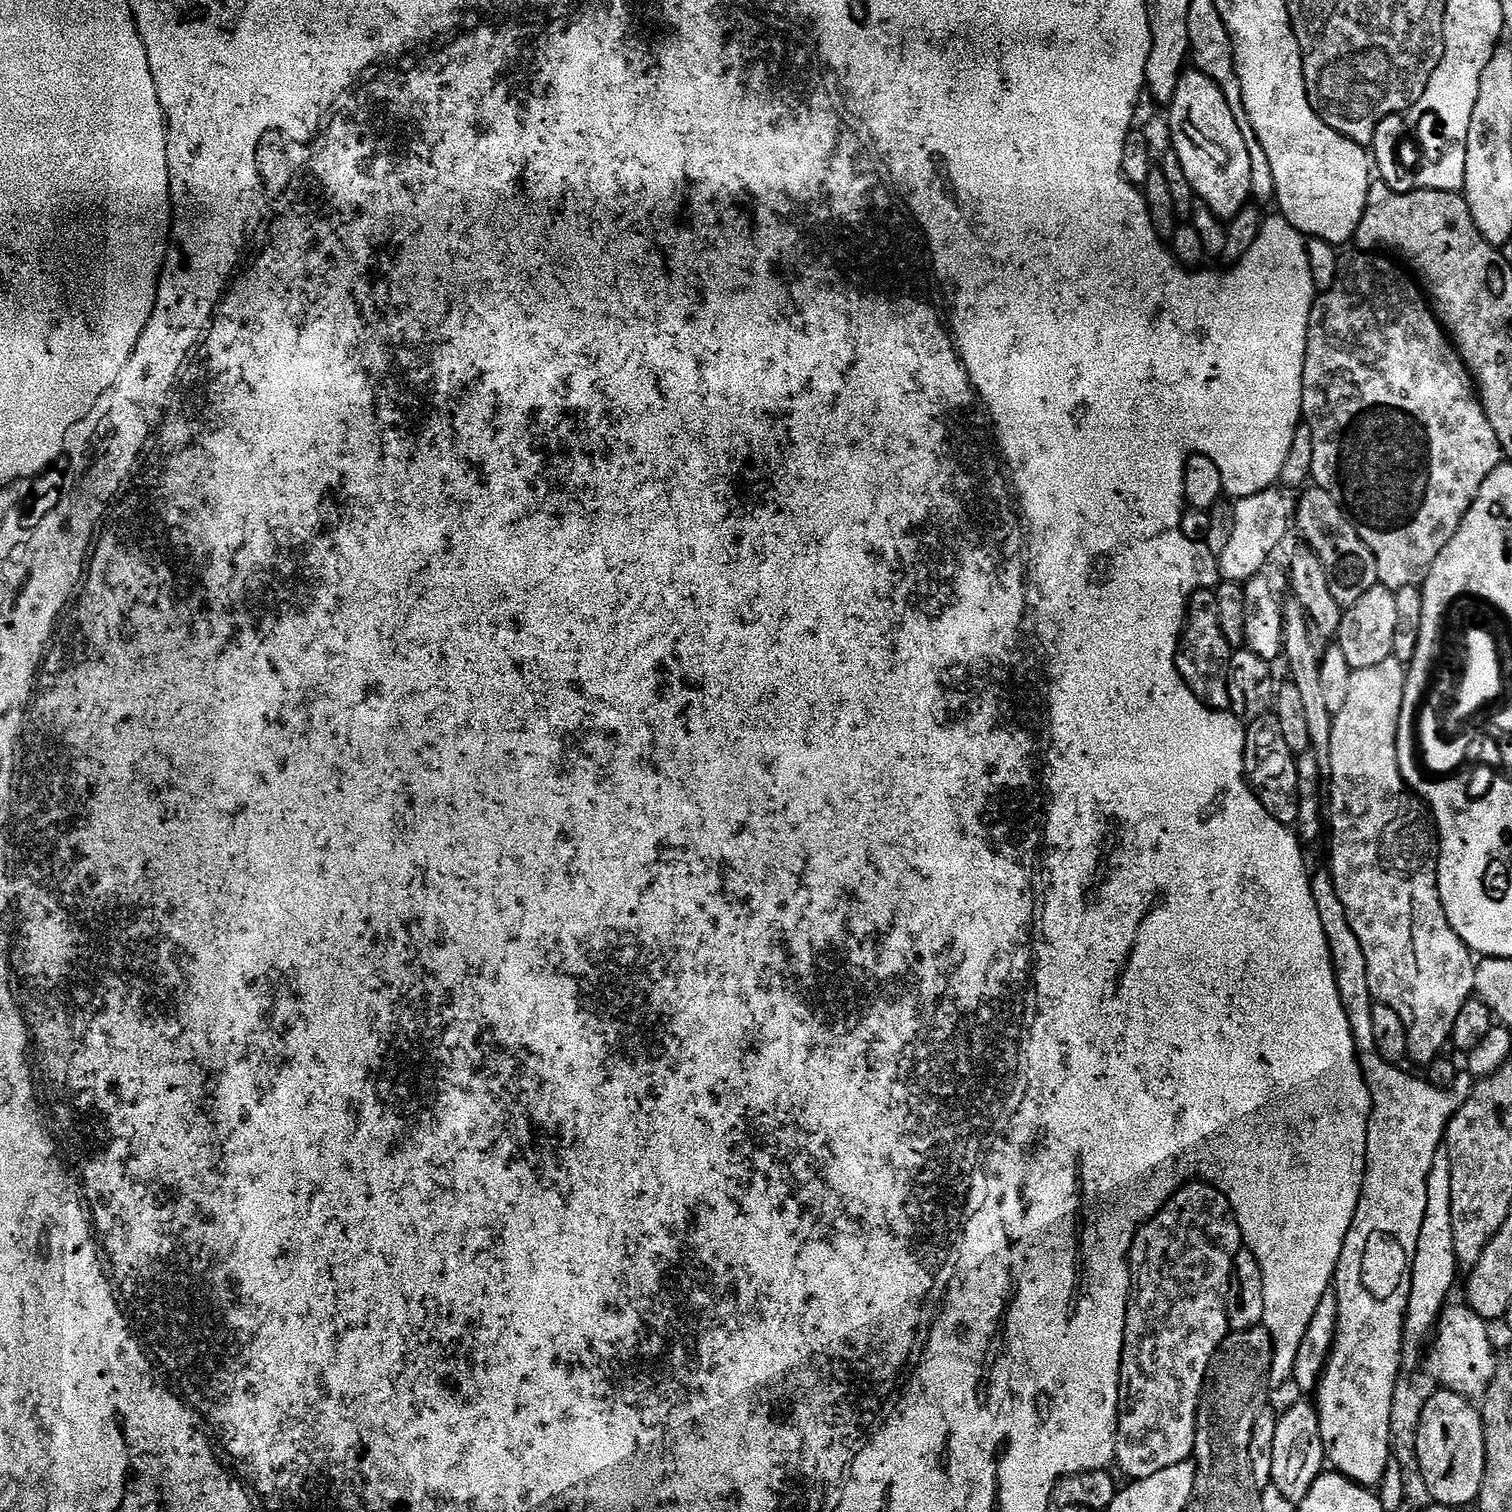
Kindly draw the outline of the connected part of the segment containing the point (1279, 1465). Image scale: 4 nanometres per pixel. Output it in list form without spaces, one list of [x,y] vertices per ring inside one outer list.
[[[1315,1403],[1290,1405],[1284,1413],[1279,1413],[1276,1421],[1271,1487],[1276,1488],[1282,1498],[1298,1506],[1304,1501],[1306,1494],[1310,1494],[1310,1486],[1314,1486],[1325,1468],[1324,1443]]]

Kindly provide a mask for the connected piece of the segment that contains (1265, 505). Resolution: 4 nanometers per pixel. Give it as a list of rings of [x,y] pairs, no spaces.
[[[1273,486],[1253,496],[1236,500],[1234,507],[1234,534],[1226,550],[1220,555],[1220,574],[1224,580],[1244,584],[1265,571],[1268,559],[1276,552],[1276,547],[1284,540],[1288,528],[1290,532],[1290,500],[1279,487]]]

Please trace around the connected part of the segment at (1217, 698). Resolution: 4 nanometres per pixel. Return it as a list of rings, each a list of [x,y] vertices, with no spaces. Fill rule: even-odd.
[[[1211,588],[1198,590],[1188,600],[1188,617],[1184,619],[1184,632],[1180,635],[1176,665],[1178,674],[1184,679],[1184,685],[1213,712],[1226,712],[1230,709],[1228,663],[1233,651],[1233,645],[1226,642],[1222,634],[1222,626],[1218,622],[1215,591]]]

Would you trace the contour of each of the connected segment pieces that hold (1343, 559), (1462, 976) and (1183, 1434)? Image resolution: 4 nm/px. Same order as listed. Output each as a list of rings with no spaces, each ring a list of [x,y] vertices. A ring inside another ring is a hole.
[[[1308,486],[1299,493],[1300,501],[1294,504],[1294,528],[1300,531],[1300,536],[1307,547],[1318,554],[1318,562],[1322,562],[1322,570],[1326,570],[1326,582],[1330,586],[1330,594],[1334,594],[1334,602],[1338,602],[1341,609],[1354,606],[1366,590],[1370,590],[1378,583],[1378,569],[1376,559],[1358,538],[1358,530],[1354,530],[1352,517],[1326,494],[1326,490],[1315,486]]]
[[[1391,655],[1386,662],[1378,662],[1378,666],[1366,666],[1355,669],[1350,678],[1350,691],[1342,710],[1334,714],[1332,733],[1330,734],[1330,766],[1326,769],[1327,775],[1332,775],[1332,781],[1326,784],[1326,820],[1332,824],[1332,881],[1338,890],[1338,898],[1342,898],[1342,906],[1346,910],[1346,918],[1350,922],[1350,930],[1358,937],[1358,943],[1362,945],[1362,954],[1366,954],[1366,974],[1370,982],[1370,990],[1375,1003],[1390,1006],[1395,1010],[1398,1018],[1402,1018],[1402,1026],[1406,1026],[1406,1042],[1408,1043],[1408,1060],[1411,1063],[1429,1066],[1436,1061],[1449,1047],[1454,1022],[1466,1006],[1468,1000],[1473,999],[1476,991],[1476,965],[1473,953],[1454,934],[1450,922],[1446,918],[1446,910],[1442,906],[1442,898],[1438,890],[1438,862],[1440,861],[1440,833],[1436,830],[1435,819],[1428,807],[1415,792],[1408,786],[1408,781],[1400,773],[1398,766],[1398,718],[1402,710],[1402,698],[1404,697],[1405,665],[1400,664],[1396,657]]]
[[[1189,1182],[1164,1203],[1163,1210],[1136,1231],[1128,1255],[1132,1289],[1120,1359],[1116,1458],[1129,1481],[1150,1478],[1166,1466],[1178,1466],[1196,1450],[1196,1411],[1210,1358],[1228,1337],[1226,1302],[1234,1258],[1242,1246],[1230,1202],[1213,1184]]]

